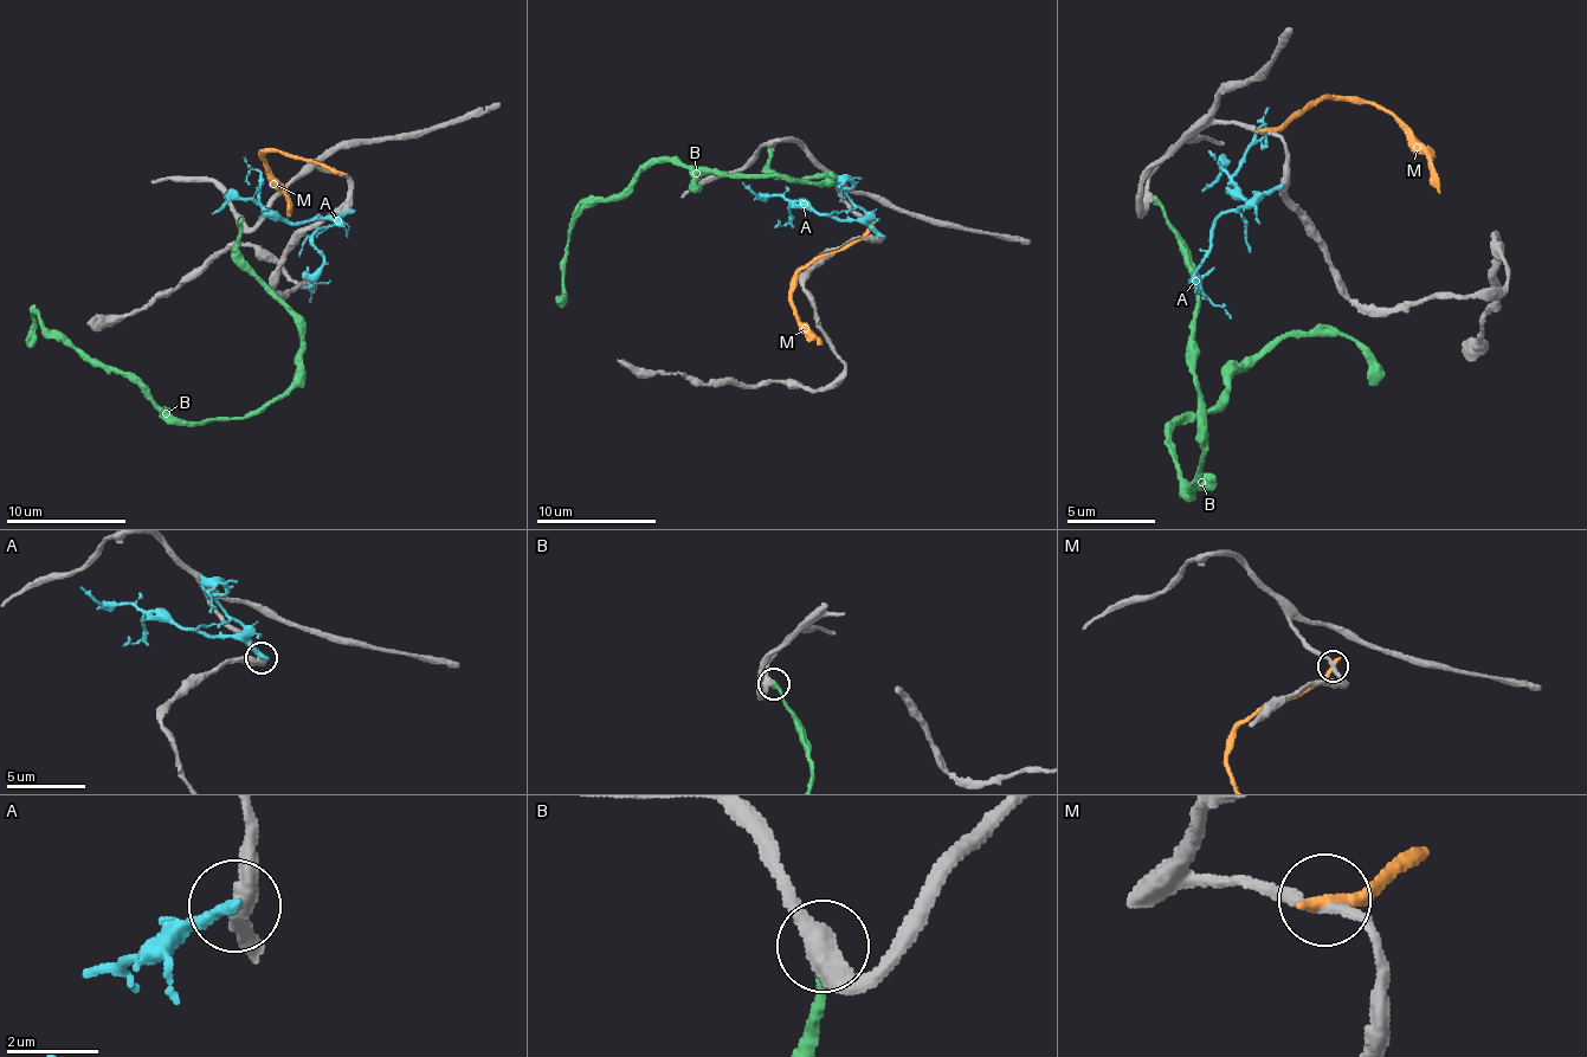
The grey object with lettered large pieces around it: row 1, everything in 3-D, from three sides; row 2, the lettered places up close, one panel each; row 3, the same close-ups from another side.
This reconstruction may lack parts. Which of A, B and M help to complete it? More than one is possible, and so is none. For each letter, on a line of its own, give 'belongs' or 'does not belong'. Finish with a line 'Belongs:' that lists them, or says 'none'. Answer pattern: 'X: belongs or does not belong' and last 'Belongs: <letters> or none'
A: does not belong
B: belongs
M: does not belong
Belongs: B

